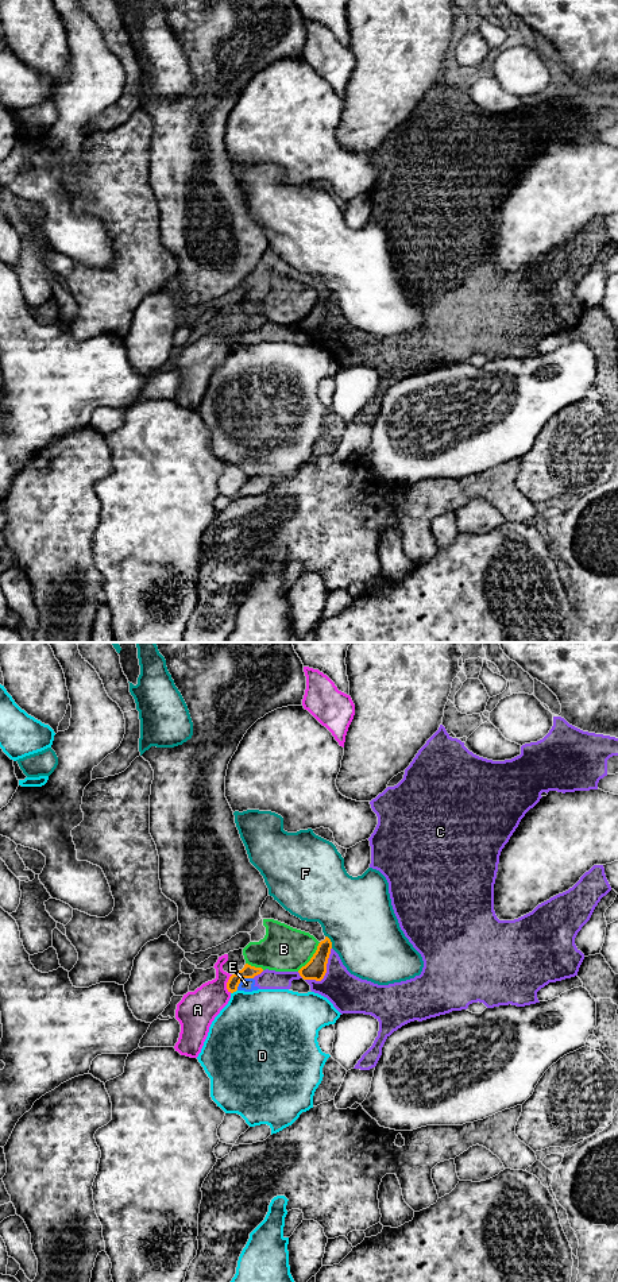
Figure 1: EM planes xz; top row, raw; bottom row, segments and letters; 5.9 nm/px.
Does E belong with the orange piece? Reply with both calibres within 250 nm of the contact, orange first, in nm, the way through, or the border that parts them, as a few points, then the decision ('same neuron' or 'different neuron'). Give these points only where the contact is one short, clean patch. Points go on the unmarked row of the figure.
80 nm thick on the orange side, 80 nm on the other; border along xz (253, 329), (244, 329), (236, 342); different neuron

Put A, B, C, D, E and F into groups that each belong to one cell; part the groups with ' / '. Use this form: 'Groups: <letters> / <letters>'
Groups: A / B E / C / D / F

